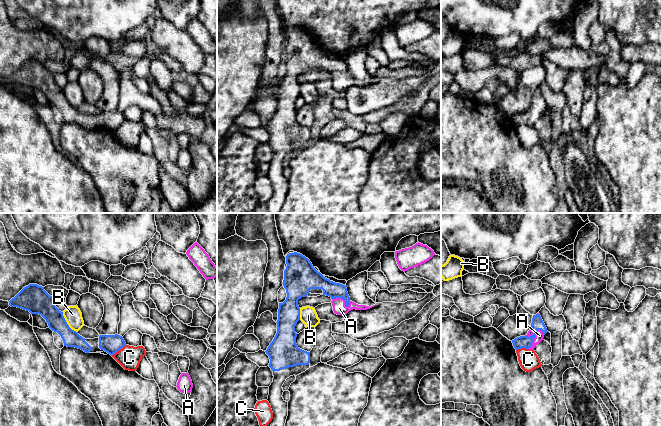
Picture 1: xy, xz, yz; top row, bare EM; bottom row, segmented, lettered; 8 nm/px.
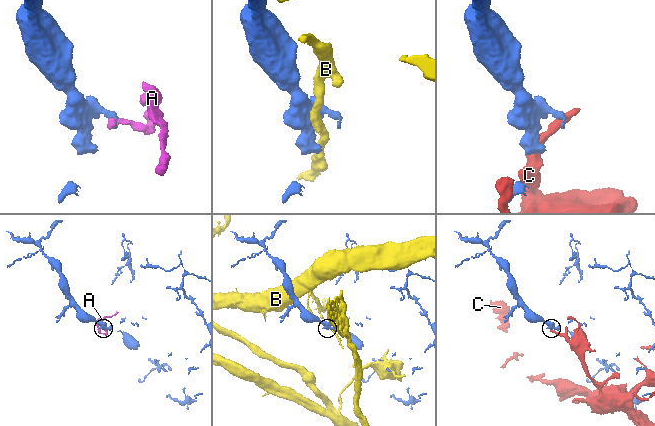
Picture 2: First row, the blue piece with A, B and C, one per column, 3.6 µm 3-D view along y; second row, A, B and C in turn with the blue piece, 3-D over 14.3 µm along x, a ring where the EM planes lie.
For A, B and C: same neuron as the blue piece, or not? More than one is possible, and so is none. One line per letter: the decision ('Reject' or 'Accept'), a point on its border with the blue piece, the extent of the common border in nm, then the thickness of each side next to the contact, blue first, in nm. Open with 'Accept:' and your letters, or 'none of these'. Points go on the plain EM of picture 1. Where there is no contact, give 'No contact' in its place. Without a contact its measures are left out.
Accept: A
A: Accept. Touches blue at yz (534, 113). Shared border 190 nm. Thickness 100 nm (blue) against 70 nm
B: Reject. Touches blue at xy (66, 99). Shared border 200 nm. Thickness 180 nm (blue) against 140 nm
C: Reject. Touches blue at xy (118, 126). Shared border 150 nm. Thickness 150 nm (blue) against 190 nm

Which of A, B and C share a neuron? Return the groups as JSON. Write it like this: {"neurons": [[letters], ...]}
{"neurons": [["A"], ["B"], ["C"]]}

